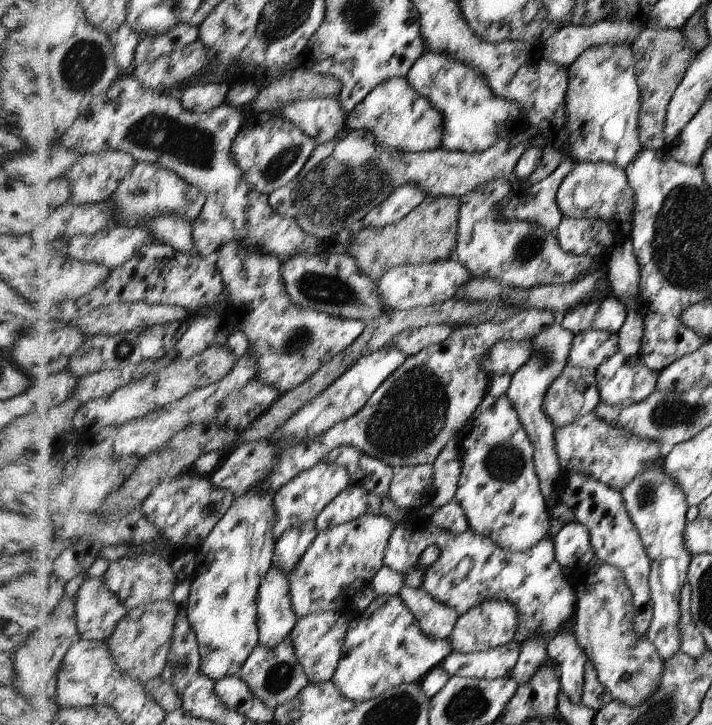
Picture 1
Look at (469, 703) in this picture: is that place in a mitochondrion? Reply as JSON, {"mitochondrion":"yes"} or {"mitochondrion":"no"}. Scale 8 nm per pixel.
{"mitochondrion":"yes"}

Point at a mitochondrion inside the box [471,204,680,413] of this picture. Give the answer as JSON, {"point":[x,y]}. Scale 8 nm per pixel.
{"point":[528,248]}

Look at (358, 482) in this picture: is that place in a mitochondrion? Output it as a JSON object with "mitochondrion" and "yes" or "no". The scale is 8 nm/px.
{"mitochondrion":"no"}

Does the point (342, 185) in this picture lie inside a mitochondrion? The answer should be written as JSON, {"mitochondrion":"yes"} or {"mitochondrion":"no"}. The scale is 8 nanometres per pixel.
{"mitochondrion":"yes"}

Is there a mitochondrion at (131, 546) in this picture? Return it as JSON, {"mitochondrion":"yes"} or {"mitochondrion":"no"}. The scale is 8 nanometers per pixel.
{"mitochondrion":"no"}

